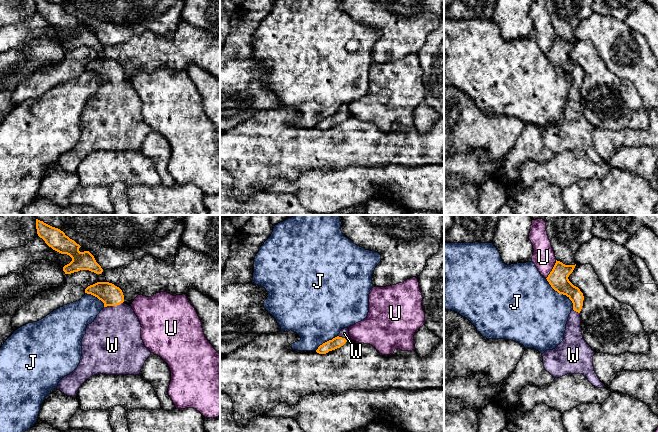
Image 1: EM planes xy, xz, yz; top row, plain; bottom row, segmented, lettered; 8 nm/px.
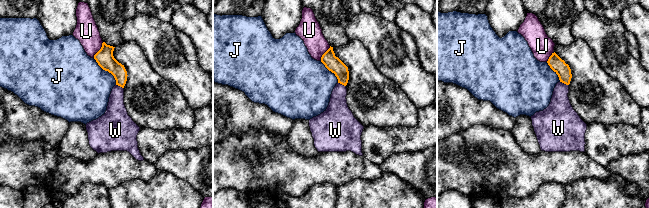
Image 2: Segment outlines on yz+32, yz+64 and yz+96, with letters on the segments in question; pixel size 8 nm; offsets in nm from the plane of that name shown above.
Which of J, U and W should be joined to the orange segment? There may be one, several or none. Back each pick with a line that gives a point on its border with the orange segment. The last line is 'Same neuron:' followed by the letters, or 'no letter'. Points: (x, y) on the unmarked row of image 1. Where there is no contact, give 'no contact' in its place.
W: xy (113, 81)
Same neuron: W

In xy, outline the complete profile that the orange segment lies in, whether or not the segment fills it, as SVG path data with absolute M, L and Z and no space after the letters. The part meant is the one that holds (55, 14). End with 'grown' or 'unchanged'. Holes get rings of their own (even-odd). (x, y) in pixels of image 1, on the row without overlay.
M36 0L37 10L53 26L67 30L72 37L63 43L65 50L71 50L80 46L89 46L101 50L103 45L96 38L89 27L80 28L81 23L74 16L65 11L63 7L48 0Z; unchanged

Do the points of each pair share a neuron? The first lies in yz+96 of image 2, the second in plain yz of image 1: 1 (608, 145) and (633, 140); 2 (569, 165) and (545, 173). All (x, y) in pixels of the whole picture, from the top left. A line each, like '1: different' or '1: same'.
1: same
2: same

